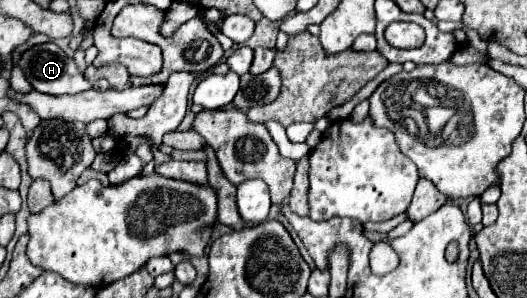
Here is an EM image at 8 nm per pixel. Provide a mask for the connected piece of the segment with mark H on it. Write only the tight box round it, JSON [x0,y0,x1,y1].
[18,43,92,95]

